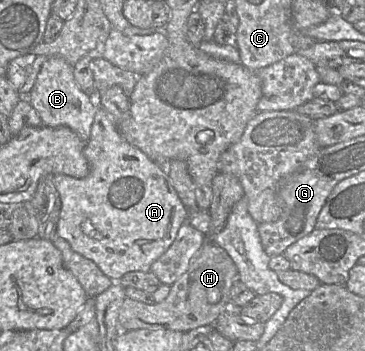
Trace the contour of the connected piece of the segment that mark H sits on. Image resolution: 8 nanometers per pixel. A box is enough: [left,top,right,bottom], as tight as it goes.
[119,241,238,332]

